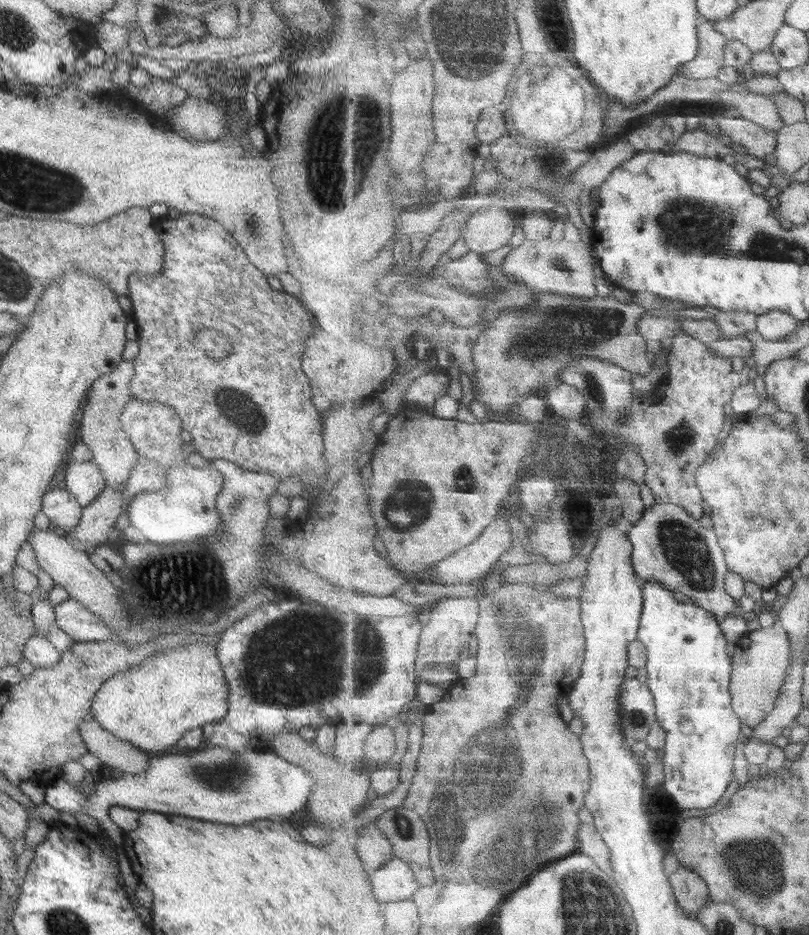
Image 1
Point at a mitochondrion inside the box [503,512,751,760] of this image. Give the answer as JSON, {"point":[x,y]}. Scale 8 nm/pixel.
{"point":[685,548]}

